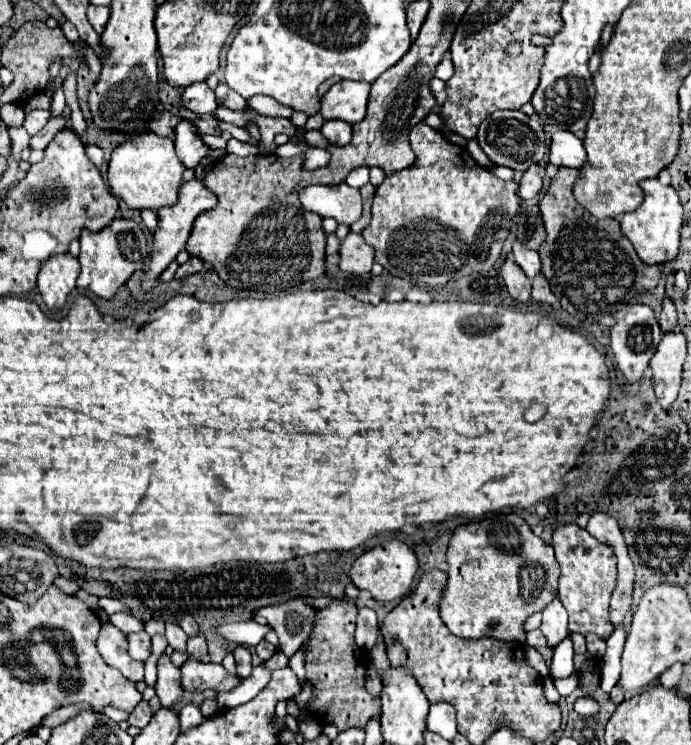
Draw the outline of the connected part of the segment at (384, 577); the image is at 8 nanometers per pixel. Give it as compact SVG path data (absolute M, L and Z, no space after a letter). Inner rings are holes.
M393 539L393 541L377 545L371 551L359 555L355 559L349 575L351 575L353 585L357 589L361 589L361 591L369 591L373 599L377 599L377 601L393 601L393 599L409 595L411 583L413 583L413 577L415 577L417 569L419 569L419 565L417 565L415 553L405 543Z

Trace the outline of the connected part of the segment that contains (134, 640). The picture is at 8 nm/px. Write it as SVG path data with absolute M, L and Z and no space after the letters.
M145 631L139 633L129 633L129 655L133 659L147 659L151 655L151 637Z

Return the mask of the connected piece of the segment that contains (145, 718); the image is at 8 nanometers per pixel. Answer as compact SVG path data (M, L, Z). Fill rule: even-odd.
M141 701L141 703L135 707L135 711L131 713L129 723L135 725L135 727L145 727L145 725L151 721L151 717L153 717L153 711L149 709L149 703Z

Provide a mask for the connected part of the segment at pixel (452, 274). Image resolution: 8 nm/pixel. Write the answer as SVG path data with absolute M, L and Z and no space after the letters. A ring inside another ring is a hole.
M425 121L413 127L409 137L415 161L407 169L387 175L377 187L371 207L373 219L361 233L365 243L373 247L375 261L391 275L421 287L445 285L475 271L489 271L501 257L511 219L519 213L521 197L517 195L517 183L497 179L489 169L477 165L467 149L453 145L441 131L431 129Z

